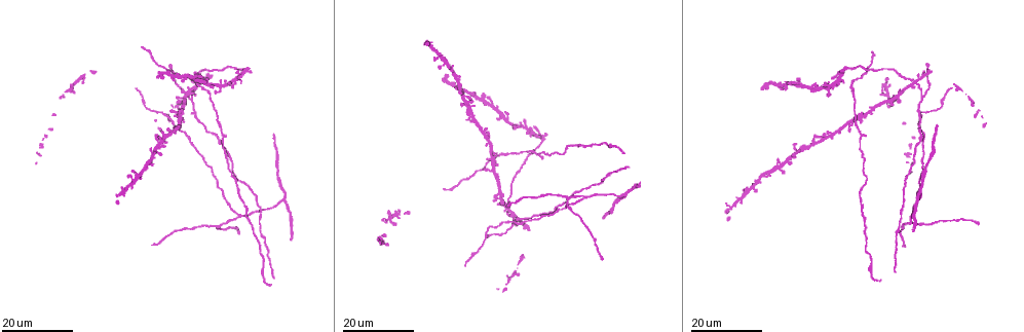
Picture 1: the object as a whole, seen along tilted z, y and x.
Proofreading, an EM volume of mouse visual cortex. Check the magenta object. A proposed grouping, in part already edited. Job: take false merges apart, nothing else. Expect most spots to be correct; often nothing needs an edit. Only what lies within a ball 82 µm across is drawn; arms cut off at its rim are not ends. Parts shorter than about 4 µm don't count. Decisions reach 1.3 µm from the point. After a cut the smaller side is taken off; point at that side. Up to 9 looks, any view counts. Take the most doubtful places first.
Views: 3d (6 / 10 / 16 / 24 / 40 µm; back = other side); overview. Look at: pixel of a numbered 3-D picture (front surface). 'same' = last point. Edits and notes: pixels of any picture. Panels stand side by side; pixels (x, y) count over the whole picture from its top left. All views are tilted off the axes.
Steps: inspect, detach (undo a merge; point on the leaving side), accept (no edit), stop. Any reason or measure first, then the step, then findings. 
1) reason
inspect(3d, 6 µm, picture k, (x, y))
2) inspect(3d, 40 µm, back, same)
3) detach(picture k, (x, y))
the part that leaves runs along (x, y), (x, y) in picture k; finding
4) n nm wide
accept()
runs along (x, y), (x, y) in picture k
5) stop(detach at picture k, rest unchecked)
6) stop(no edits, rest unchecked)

three arms meet
inspect(3d, 24 µm, picture 1, (586, 197))

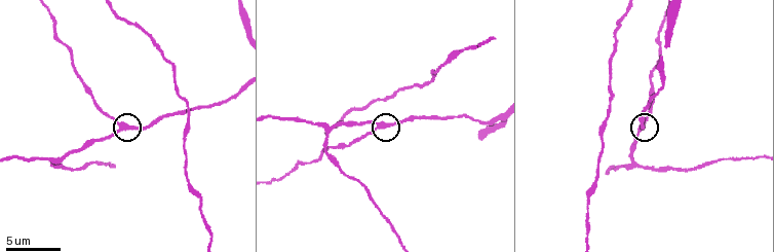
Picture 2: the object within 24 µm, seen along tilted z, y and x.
inspect(3d, 6 µm, picture 2, (119, 126))

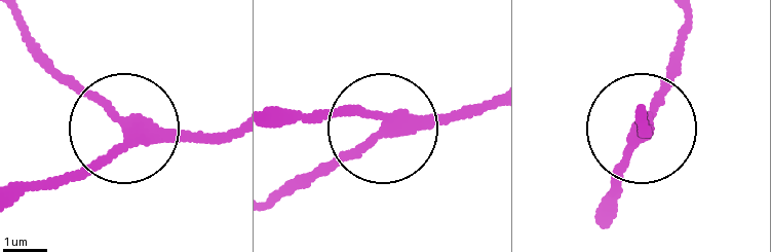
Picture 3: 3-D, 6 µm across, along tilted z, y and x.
from behind
inspect(3d, 6 µm, back, picture 3, (133, 135))

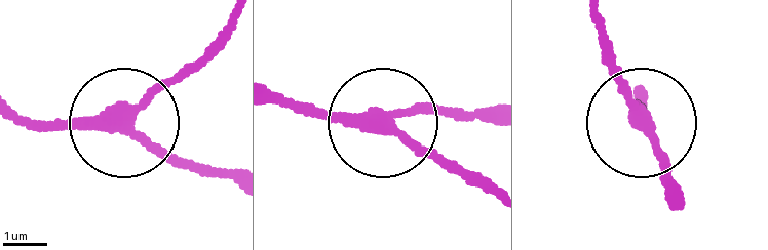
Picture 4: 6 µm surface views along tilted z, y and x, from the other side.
accept()
one neuron here

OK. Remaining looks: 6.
three-way junction
inspect(3d, 16 µm, picture 2, (635, 166))

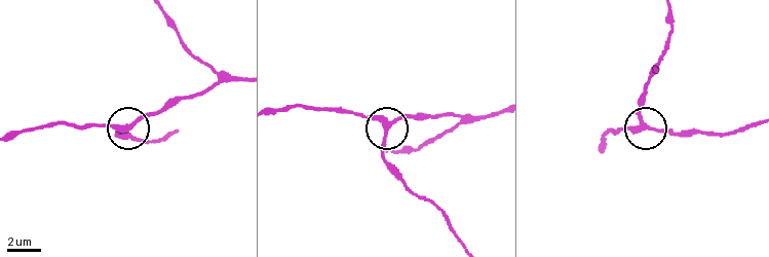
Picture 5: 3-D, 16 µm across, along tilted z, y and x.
accept()
continuous, no second neuron

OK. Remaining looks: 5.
narrows sharply
inspect(3d, 24 µm, picture 1, (581, 144))

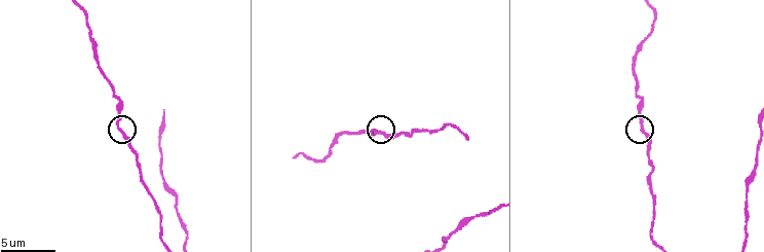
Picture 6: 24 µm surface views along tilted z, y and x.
inspect(3d, 6 µm, picture 6, (640, 125))

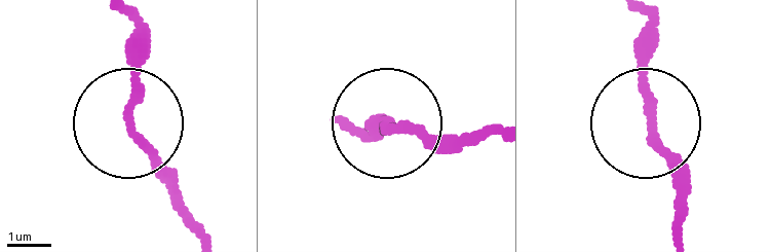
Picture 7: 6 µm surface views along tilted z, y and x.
accept()
runs along (678, 230), (647, 115), (649, 14) in picture 7; all the same neuron

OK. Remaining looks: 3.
thick turns thin
inspect(3d, 6 µm, picture 6, (457, 229))

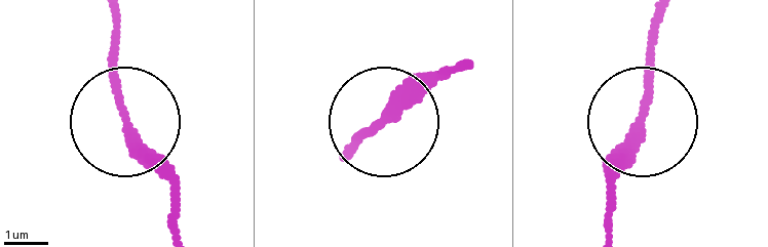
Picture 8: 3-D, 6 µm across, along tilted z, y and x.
accept()
all the same neuron

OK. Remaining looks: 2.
stop(no edits, rest unchecked)

